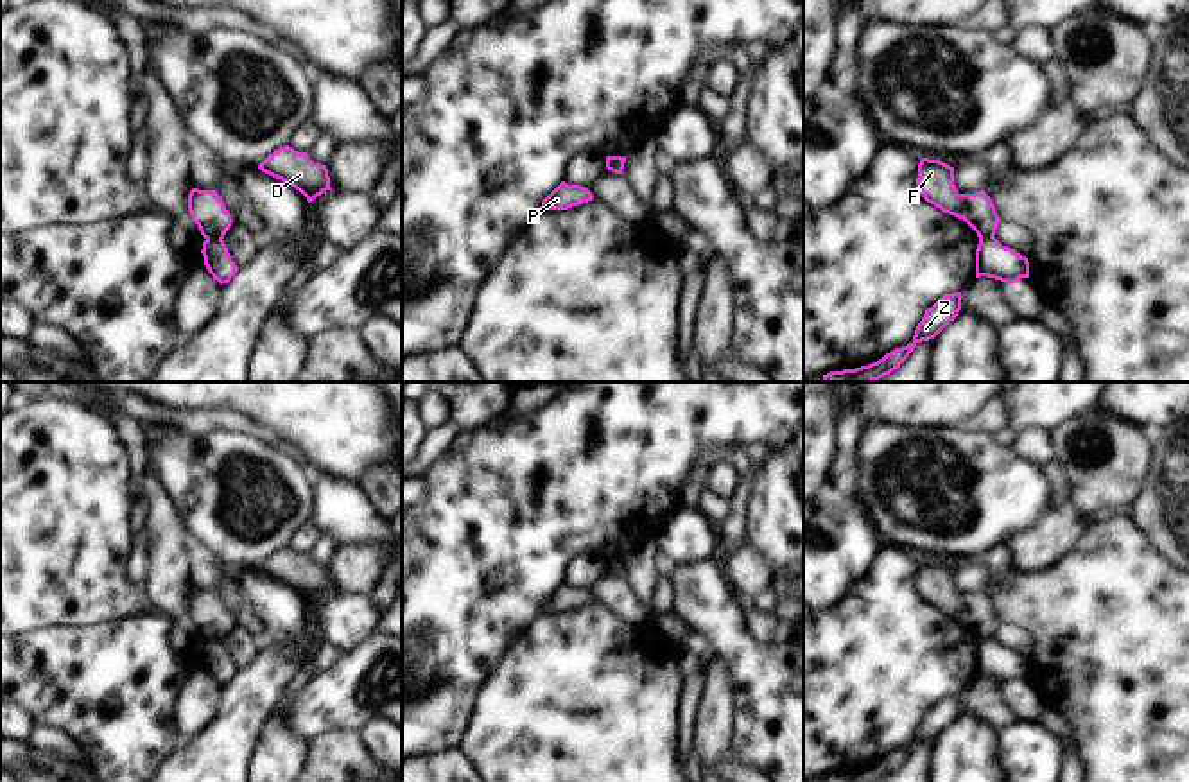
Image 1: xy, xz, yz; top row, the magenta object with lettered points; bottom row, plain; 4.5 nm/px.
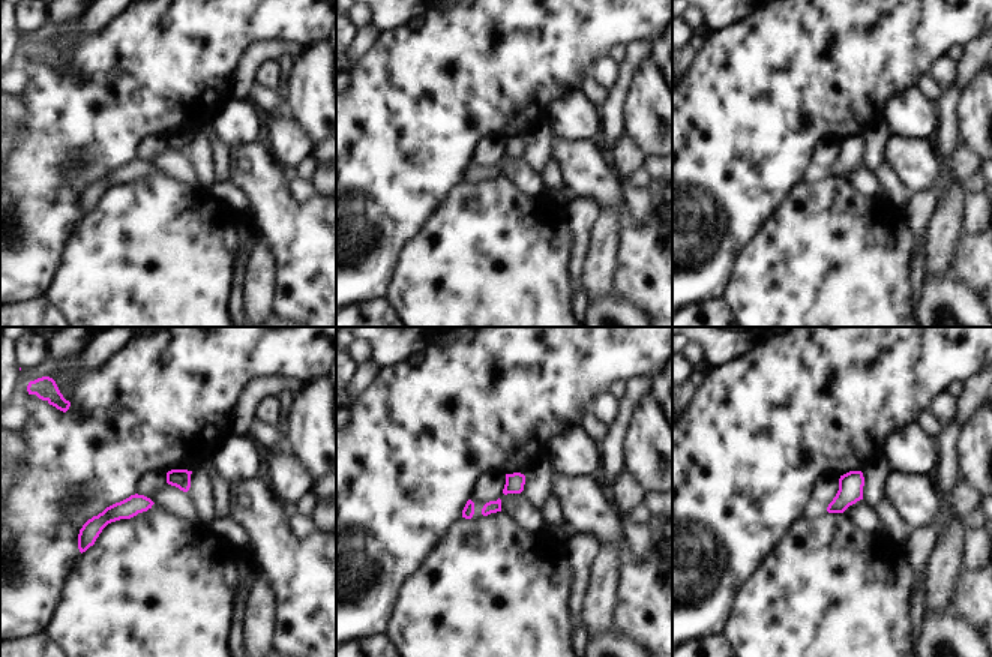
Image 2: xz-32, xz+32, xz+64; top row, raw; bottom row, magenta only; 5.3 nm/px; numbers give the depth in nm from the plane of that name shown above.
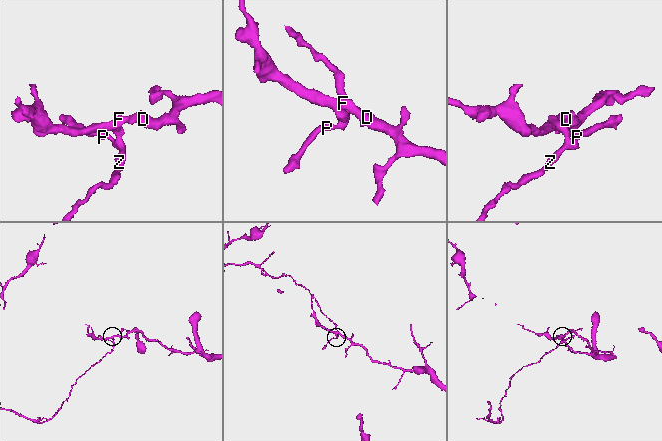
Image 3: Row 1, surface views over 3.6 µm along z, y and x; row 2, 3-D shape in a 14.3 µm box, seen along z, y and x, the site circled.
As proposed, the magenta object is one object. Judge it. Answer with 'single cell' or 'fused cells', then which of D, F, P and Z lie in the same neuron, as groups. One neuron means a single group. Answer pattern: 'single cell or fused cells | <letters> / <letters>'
fused cells | D F / P Z

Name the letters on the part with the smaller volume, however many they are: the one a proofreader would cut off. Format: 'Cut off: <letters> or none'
Cut off: P, Z

